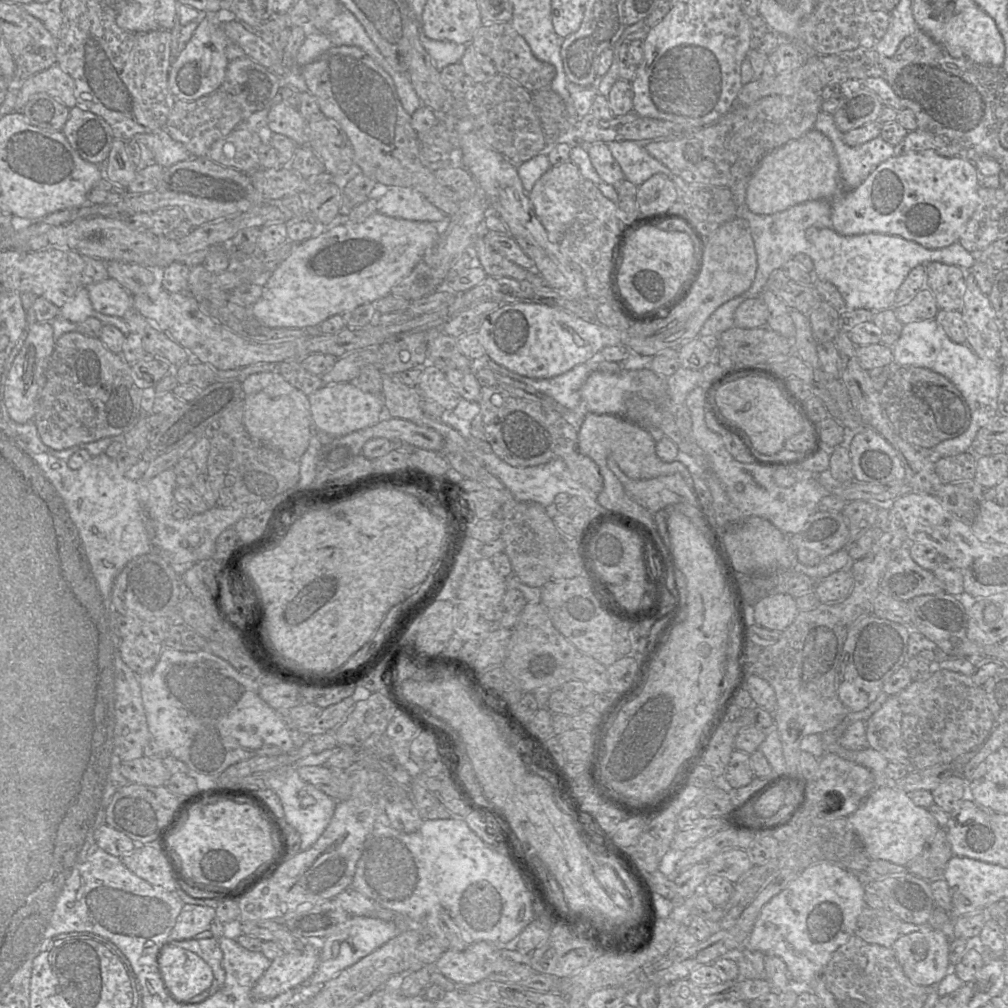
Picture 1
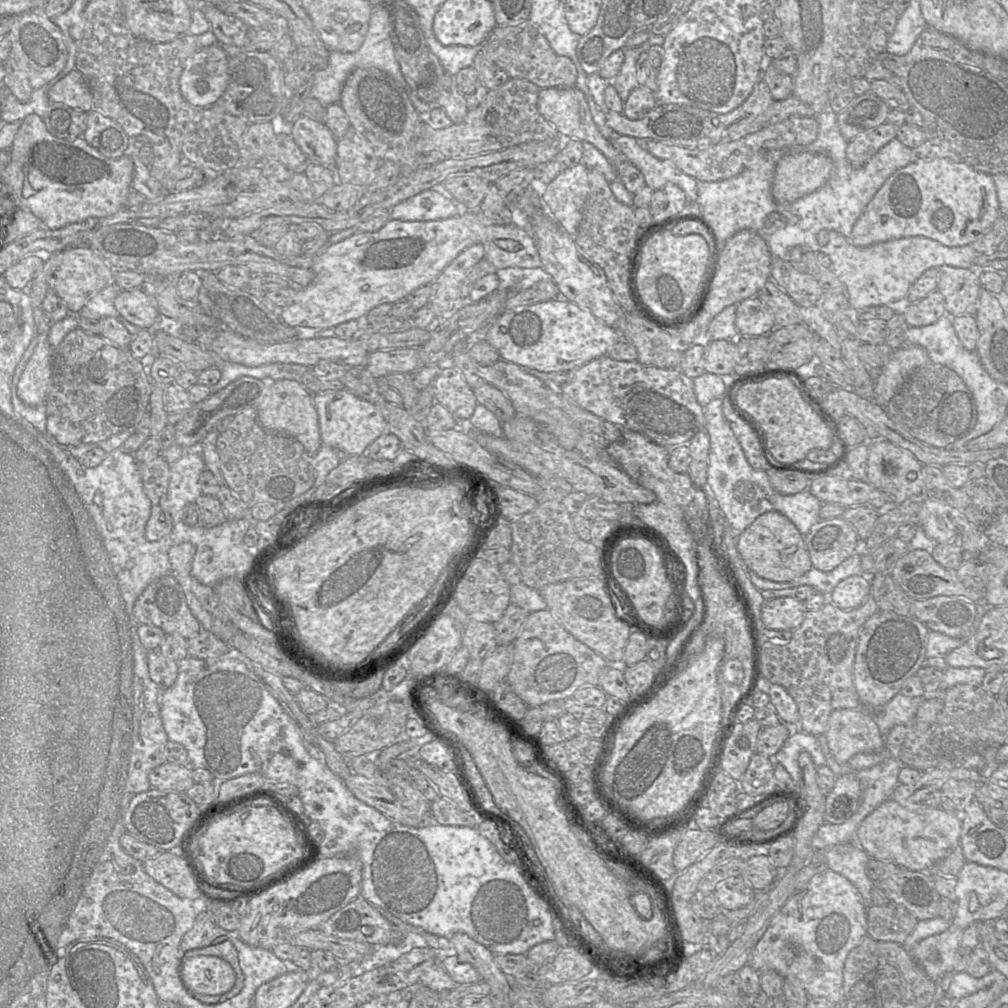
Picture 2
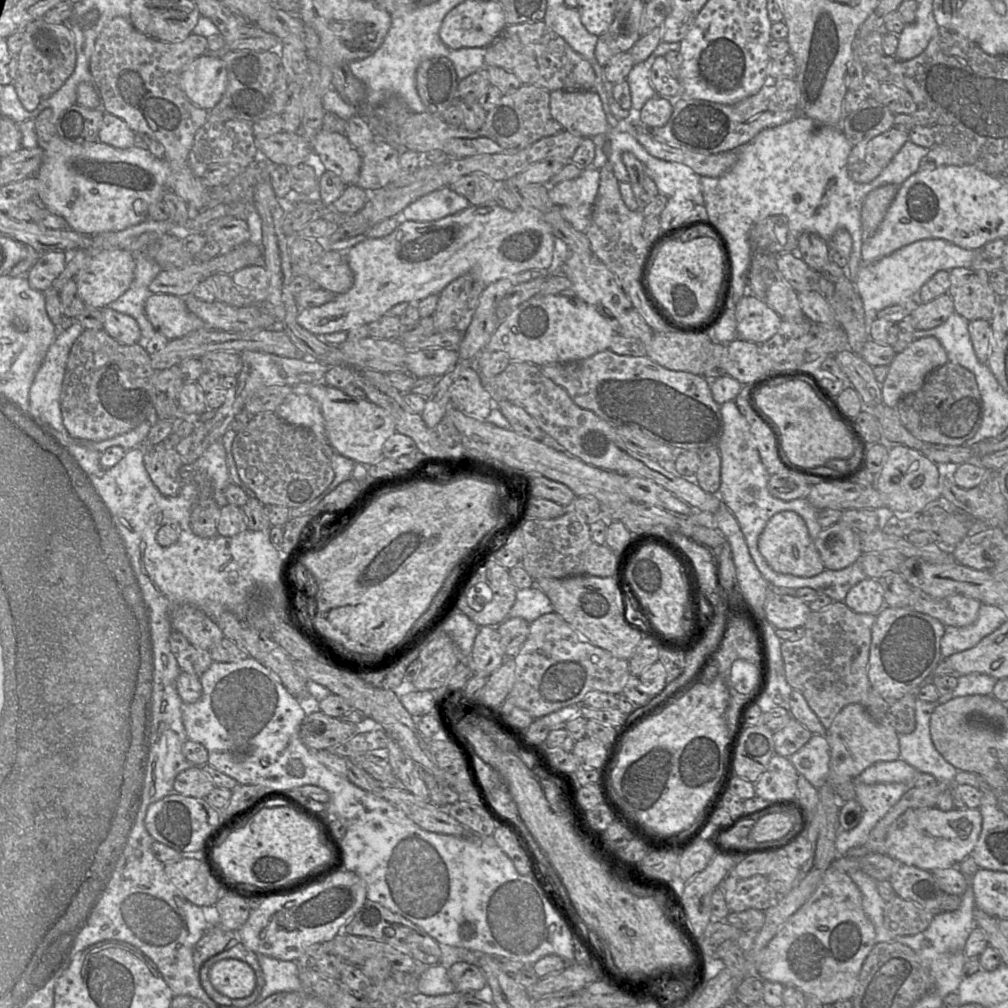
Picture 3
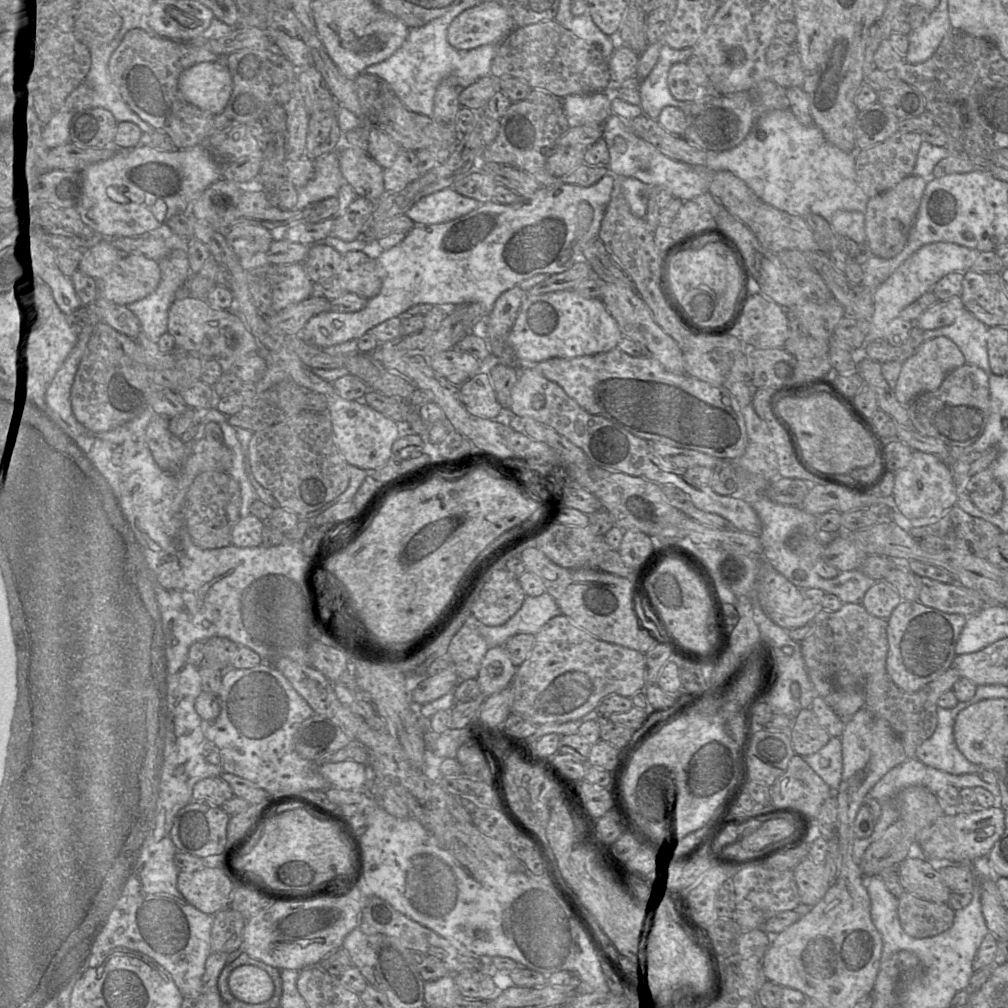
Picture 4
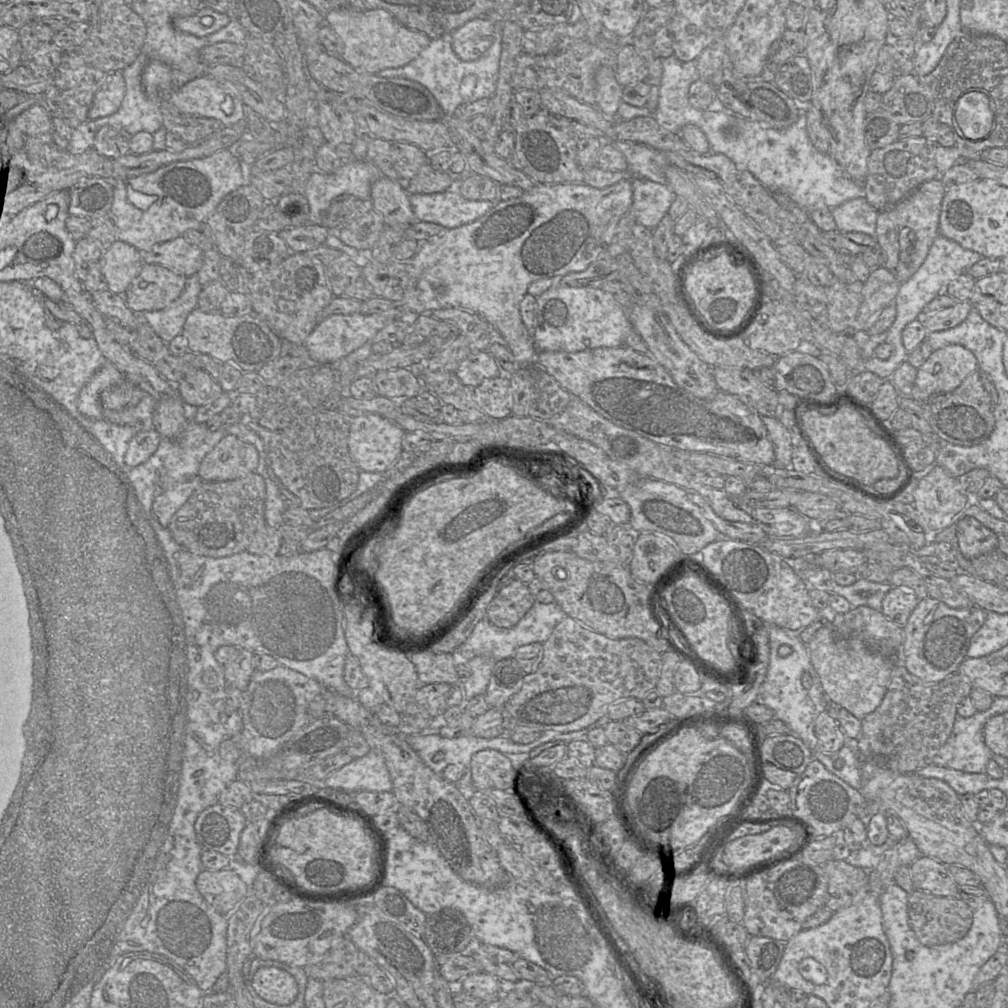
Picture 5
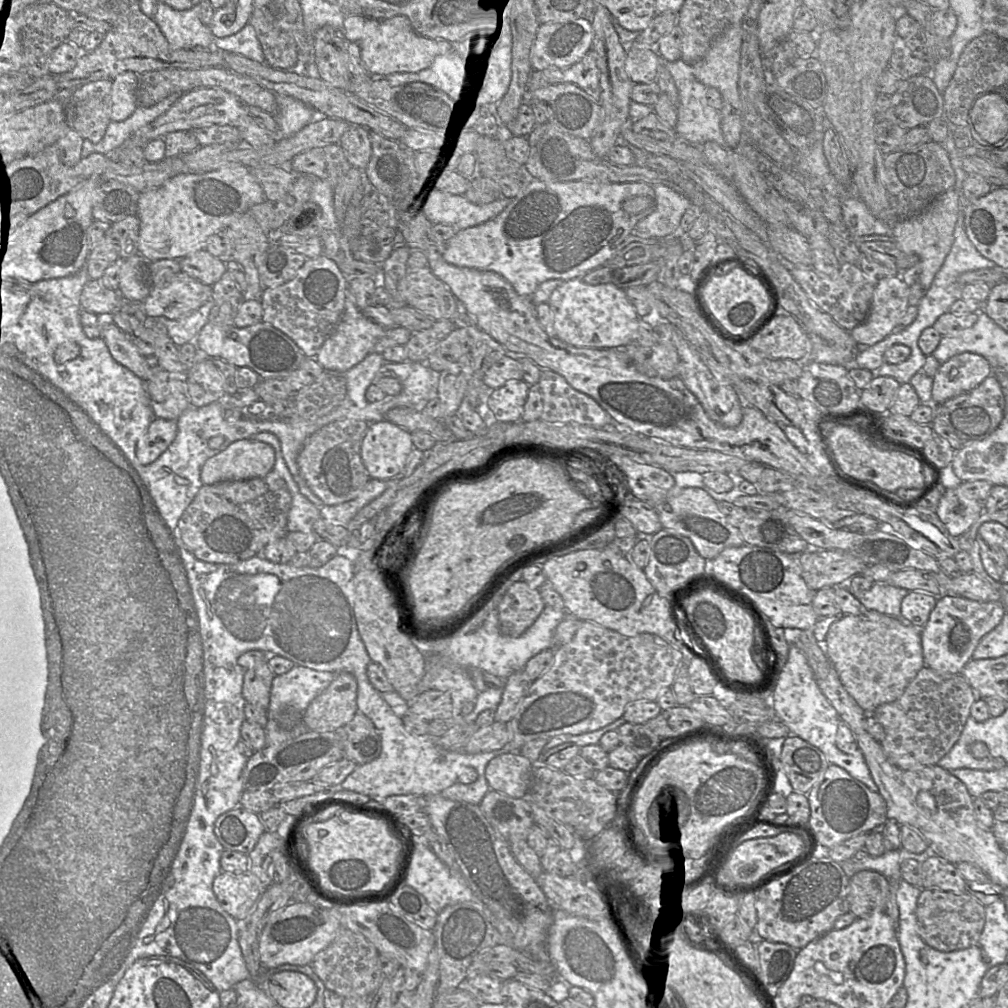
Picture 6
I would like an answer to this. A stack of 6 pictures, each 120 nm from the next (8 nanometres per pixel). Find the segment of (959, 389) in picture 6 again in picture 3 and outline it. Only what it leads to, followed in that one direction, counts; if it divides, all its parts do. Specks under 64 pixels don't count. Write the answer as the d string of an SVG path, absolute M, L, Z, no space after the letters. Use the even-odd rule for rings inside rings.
M935 337L915 340L902 352L897 353L893 361L888 365L887 376L881 384L883 404L895 408L905 396L918 391L933 370L945 365L947 362L949 361L946 351Z

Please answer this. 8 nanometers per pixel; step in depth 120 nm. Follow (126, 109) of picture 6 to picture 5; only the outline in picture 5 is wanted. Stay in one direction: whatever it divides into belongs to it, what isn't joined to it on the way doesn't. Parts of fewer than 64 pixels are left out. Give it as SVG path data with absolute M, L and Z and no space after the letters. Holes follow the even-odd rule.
M121 72L106 75L88 113L89 120L101 119L116 113L126 94L126 82Z

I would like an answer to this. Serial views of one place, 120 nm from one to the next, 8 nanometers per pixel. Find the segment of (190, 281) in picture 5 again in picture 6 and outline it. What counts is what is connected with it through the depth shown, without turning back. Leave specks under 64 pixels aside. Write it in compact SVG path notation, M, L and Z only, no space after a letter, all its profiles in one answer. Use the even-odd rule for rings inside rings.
M210 300L197 310L177 319L168 319L166 317L152 318L155 318L166 328L170 338L179 347L195 340L201 329L209 322L212 306L213 301Z

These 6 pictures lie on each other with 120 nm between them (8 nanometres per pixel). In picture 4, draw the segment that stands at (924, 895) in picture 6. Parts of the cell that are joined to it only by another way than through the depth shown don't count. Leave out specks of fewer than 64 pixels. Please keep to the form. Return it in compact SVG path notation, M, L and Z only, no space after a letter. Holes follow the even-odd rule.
M908 892L898 897L897 912L904 932L916 939L933 937L948 930L955 916L947 903L935 903Z

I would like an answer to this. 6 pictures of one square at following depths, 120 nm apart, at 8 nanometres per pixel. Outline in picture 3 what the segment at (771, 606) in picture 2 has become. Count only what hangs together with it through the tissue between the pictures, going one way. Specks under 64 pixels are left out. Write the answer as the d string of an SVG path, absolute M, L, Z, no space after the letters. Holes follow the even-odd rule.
M770 592L765 603L765 615L776 629L803 627L812 610L797 596Z

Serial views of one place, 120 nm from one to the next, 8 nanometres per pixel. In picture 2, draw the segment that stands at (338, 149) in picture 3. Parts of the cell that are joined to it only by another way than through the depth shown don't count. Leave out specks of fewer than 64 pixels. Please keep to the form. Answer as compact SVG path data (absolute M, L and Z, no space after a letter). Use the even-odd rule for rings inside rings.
M303 114L289 124L289 134L309 161L334 168L338 139L324 123Z

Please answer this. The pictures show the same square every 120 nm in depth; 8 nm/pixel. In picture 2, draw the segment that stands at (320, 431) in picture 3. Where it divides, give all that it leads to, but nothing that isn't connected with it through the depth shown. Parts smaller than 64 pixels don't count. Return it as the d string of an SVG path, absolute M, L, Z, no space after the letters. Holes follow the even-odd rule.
M291 379L269 380L265 394L257 407L257 419L267 430L287 434L300 441L309 455L313 456L321 447L319 420L312 401L312 393Z

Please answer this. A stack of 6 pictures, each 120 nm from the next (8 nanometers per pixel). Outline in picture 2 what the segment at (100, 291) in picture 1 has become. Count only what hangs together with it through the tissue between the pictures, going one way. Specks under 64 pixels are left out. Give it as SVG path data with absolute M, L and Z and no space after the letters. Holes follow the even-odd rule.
M124 289L116 296L114 305L128 322L142 329L154 329L161 316L154 301L141 289Z

